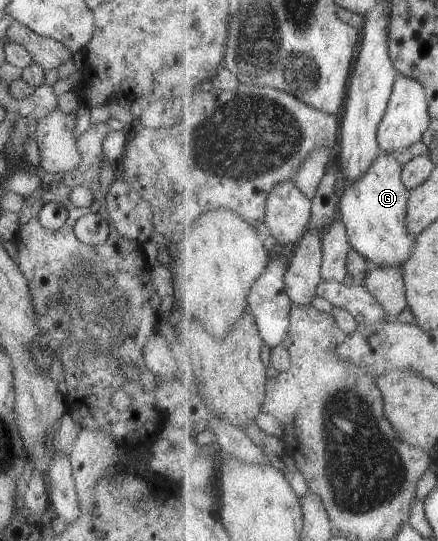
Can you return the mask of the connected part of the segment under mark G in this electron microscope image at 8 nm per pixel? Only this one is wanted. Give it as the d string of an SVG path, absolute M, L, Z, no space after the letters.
M382 153L363 178L360 178L356 183L348 181L344 183L343 179L341 184L340 216L346 224L352 248L379 267L399 267L402 269L403 265L412 257L412 250L416 248L418 241L418 235L408 229L406 218L411 190L405 186L402 178L403 168L404 165L399 164L395 155Z

